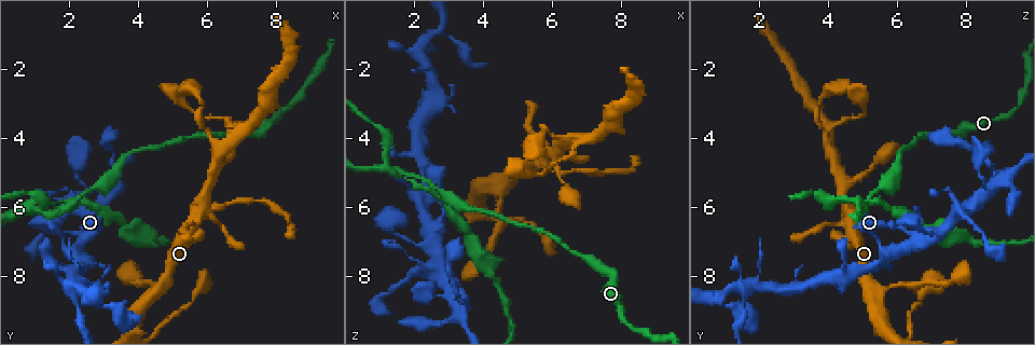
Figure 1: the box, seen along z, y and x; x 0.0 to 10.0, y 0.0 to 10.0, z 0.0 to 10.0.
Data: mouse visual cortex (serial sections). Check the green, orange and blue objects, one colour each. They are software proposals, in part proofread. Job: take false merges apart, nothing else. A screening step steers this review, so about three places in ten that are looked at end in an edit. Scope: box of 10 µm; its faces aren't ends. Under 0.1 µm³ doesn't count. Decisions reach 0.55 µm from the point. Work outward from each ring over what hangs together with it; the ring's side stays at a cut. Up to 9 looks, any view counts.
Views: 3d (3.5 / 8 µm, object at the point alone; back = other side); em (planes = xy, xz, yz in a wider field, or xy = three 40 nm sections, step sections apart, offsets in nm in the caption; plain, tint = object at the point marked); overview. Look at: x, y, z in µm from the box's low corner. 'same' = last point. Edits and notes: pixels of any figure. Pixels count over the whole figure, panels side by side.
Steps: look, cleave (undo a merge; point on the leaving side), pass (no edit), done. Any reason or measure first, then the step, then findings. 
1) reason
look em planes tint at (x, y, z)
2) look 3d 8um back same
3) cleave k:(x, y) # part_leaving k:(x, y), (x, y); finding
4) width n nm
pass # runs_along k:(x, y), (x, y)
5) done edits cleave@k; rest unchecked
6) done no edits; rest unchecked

sudden change in width
look 3d 3.5um at (3.15, 5.70, 8.60)

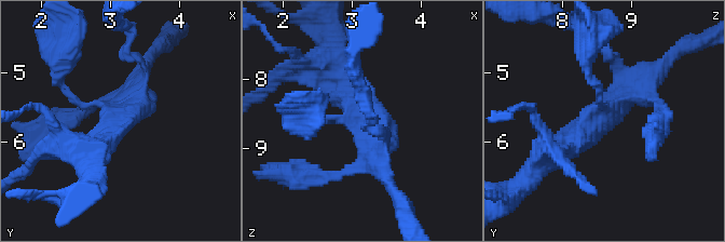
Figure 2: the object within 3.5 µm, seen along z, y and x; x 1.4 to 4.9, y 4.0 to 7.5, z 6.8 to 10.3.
arms 3; arm_widths 100, 250, 350 nm; shape alone is not enough
look em xy step 2 tint at (3.20, 5.70, 8.55)

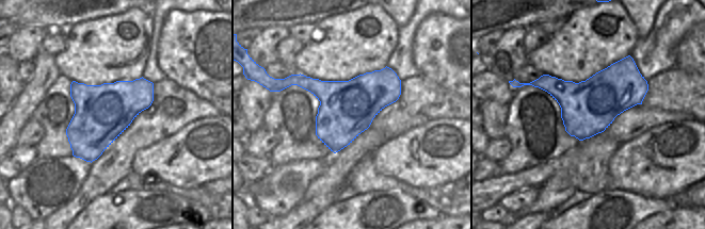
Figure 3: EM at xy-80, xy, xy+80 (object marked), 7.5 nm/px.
pass # runs_along 2:(547, 157), (625, 96), (621, 67); continuous, no second cell

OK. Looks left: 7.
look 3d 3.5um back at (1.95, 6.05, 5.15)

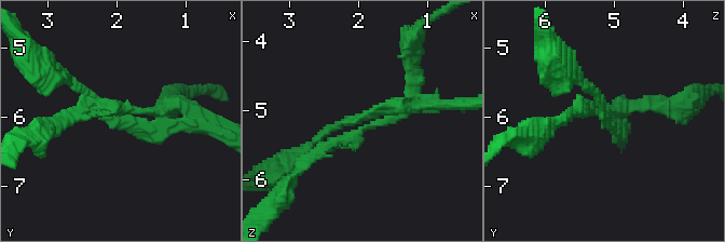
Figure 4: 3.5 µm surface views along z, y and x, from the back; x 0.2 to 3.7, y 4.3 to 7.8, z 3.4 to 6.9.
look em planes tint at (1.95, 6.00, 5.15)

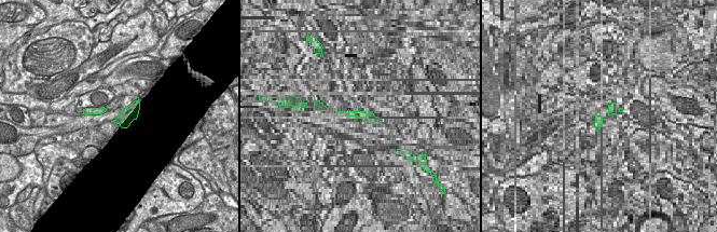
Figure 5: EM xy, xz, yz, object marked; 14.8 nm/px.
cleave 4:(91, 107) # part_leaving 4:(118, 112), (71, 112), (44, 129); two cells meet here

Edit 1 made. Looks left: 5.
branch point
look 3d 8um back at (4.60, 8.40, 5.30)

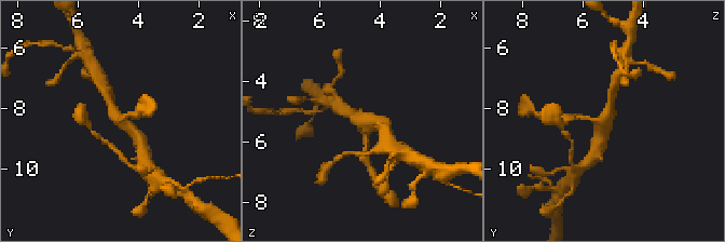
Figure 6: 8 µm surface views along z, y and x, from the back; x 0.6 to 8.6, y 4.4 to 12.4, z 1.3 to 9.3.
zoom in
look 3d 3.5um same

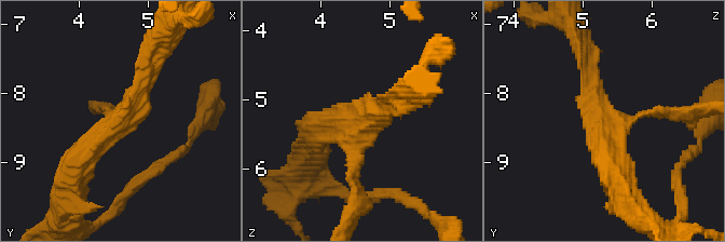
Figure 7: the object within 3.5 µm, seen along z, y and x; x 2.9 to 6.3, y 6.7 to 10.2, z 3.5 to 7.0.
arms 3; arm_widths 150, 200, 400 nm; need the tissue
look em xy step 3 tint at (4.60, 8.45, 5.30)

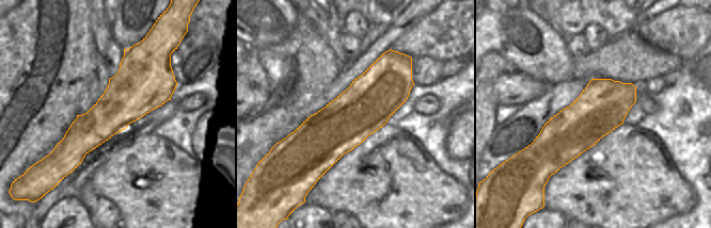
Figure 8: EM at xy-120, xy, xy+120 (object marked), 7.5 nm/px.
pass # runs_along 7:(155, 63), (133, 109), (72, 175); all the same cell

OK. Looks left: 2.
three arms meet
look 3d 3.5um at (6.55, 4.40, 4.10)

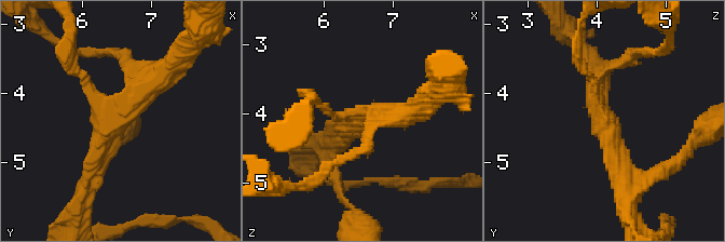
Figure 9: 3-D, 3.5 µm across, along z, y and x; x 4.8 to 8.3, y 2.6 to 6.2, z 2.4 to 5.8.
arms 3
pass # runs_along 9:(87, 179), (100, 136), (171, 64); continuous, no second cell

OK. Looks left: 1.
done edits cleave@4; rest unchecked

